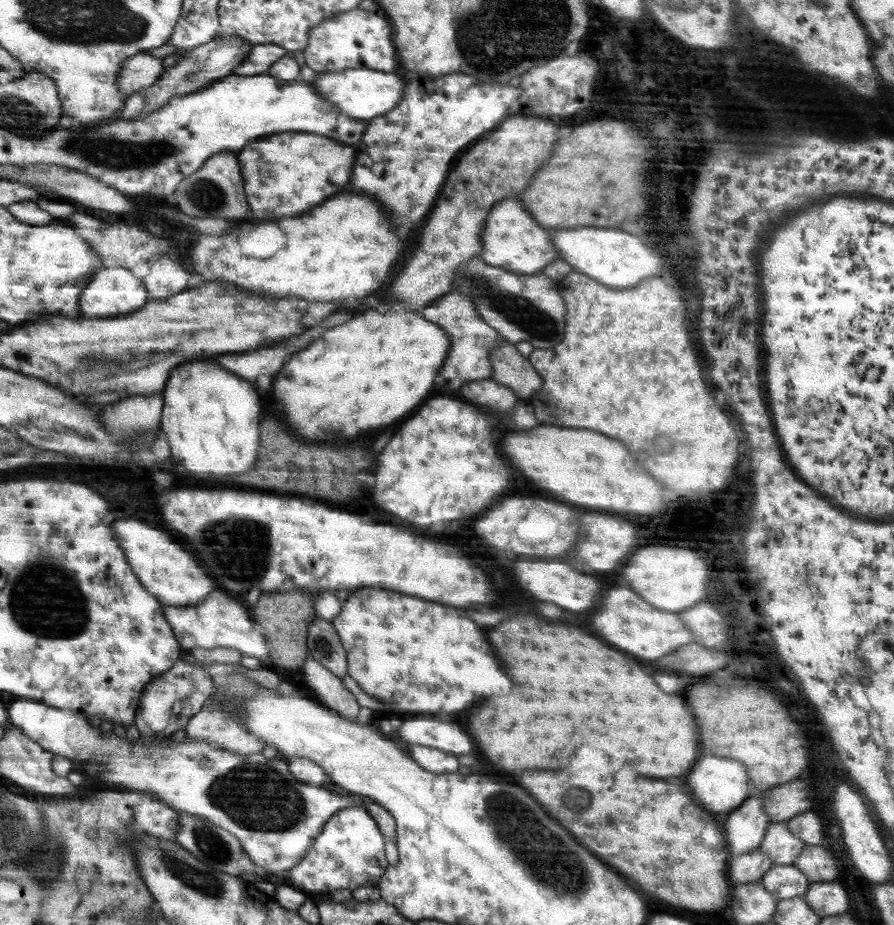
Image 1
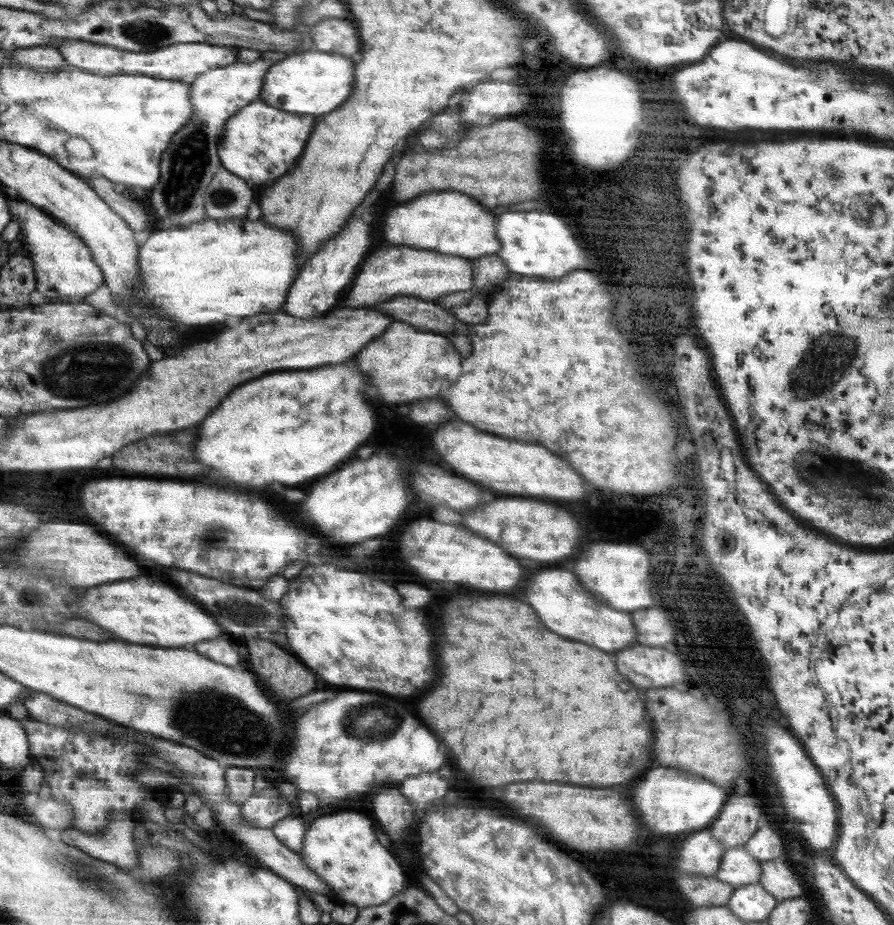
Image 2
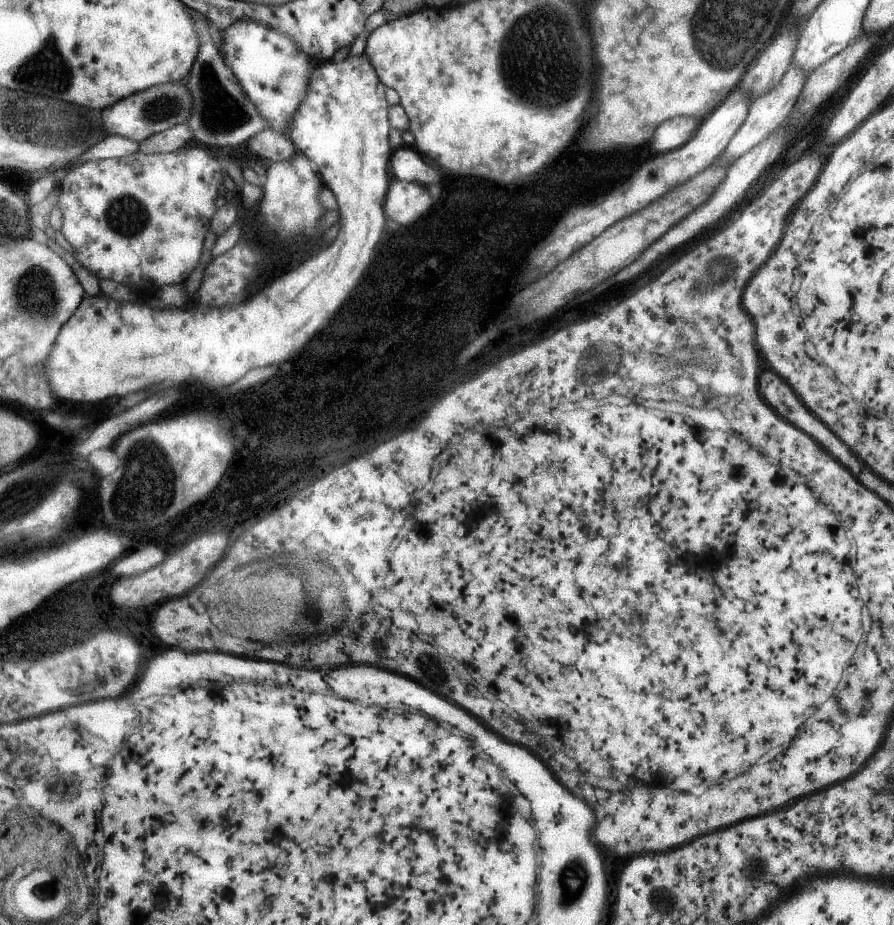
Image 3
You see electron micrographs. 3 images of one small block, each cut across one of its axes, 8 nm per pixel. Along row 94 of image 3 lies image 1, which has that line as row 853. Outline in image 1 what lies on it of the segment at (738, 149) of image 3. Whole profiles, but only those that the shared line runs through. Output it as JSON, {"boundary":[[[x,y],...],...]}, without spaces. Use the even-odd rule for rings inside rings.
{"boundary":[[[770,823],[757,848],[773,865],[794,864],[805,844],[789,831],[786,823]]]}

